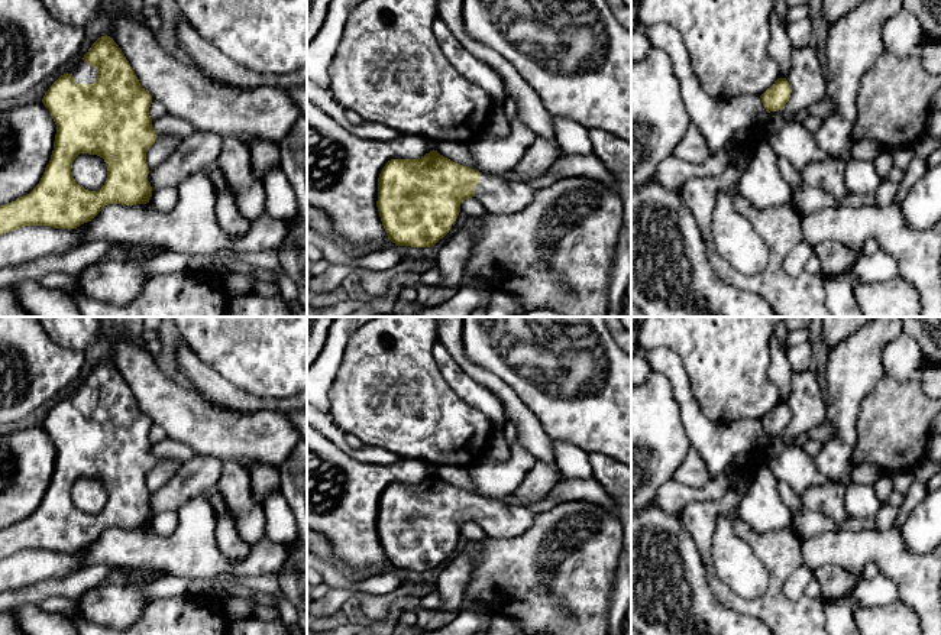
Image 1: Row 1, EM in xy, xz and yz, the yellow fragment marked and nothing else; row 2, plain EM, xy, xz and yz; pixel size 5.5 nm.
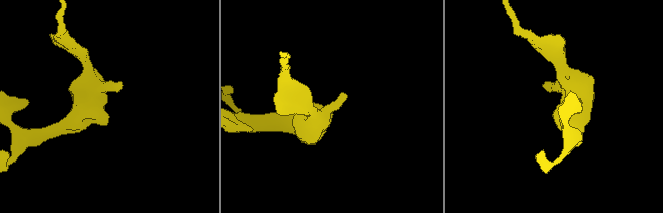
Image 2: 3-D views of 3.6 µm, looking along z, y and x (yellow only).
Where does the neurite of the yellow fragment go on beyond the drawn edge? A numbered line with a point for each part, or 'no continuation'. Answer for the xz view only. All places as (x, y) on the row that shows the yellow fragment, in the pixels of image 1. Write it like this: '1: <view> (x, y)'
1: xz (498, 197)

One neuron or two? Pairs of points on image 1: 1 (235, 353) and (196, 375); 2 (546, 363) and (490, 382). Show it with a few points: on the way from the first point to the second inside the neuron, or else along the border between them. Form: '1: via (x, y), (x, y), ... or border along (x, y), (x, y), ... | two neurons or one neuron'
1: border along (186, 342), (206, 363), (236, 386) | two neurons
2: border along (472, 360), (498, 375), (523, 404) | two neurons

